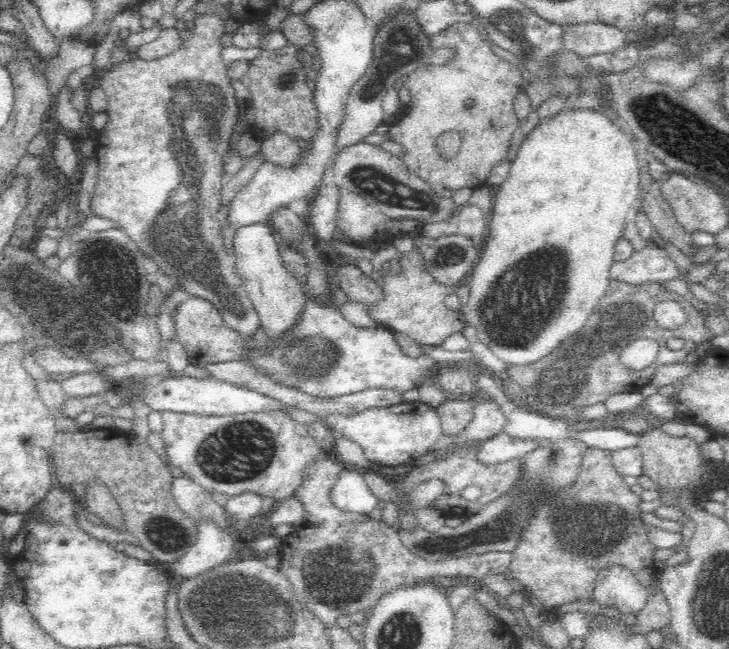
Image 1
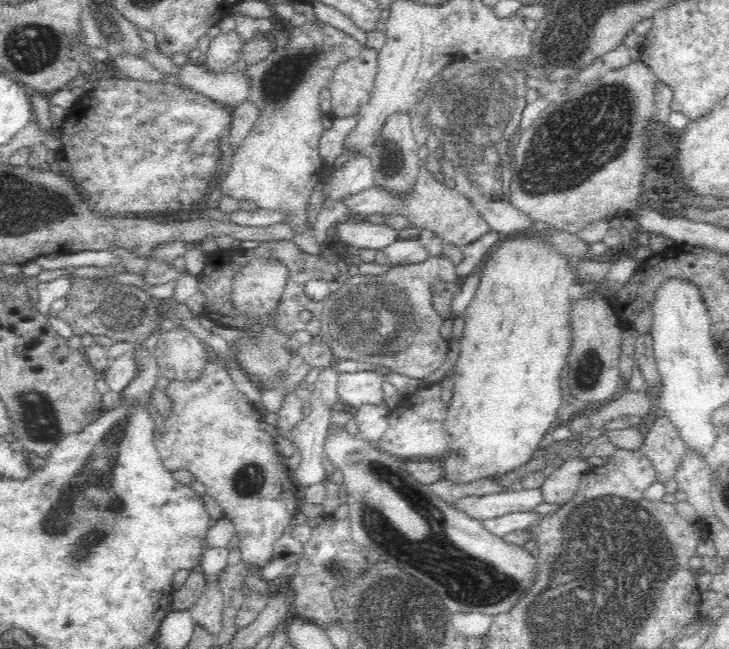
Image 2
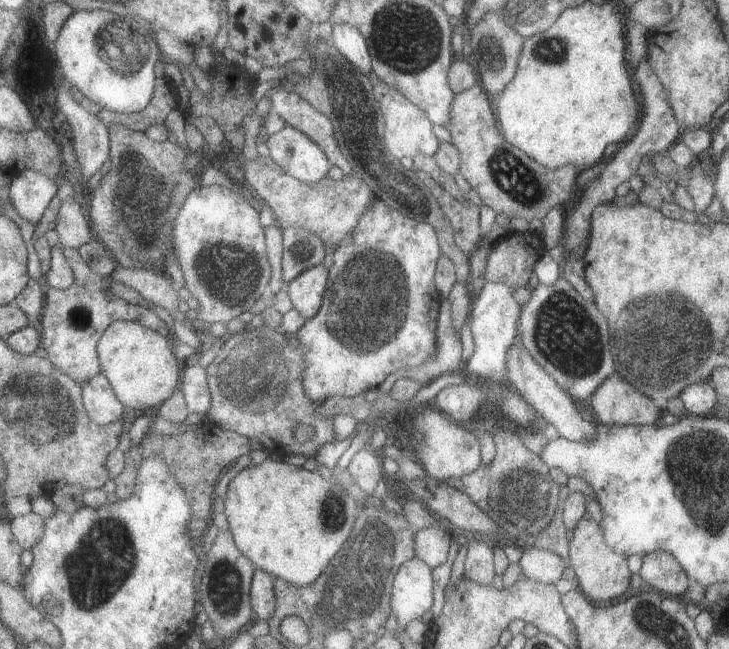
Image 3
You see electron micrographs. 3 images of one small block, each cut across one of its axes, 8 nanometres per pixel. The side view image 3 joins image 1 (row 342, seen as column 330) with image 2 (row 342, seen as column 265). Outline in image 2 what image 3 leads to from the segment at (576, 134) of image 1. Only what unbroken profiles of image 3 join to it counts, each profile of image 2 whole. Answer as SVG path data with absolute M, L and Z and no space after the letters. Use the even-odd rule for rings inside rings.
M504 240L482 268L482 282L464 314L466 326L460 342L460 358L456 368L452 368L454 396L442 420L442 434L448 444L442 458L442 472L444 478L456 486L466 486L482 478L500 480L504 474L520 472L524 464L542 452L538 444L546 432L554 430L562 406L560 376L572 346L568 308L572 292L576 290L572 284L574 268L548 240Z

